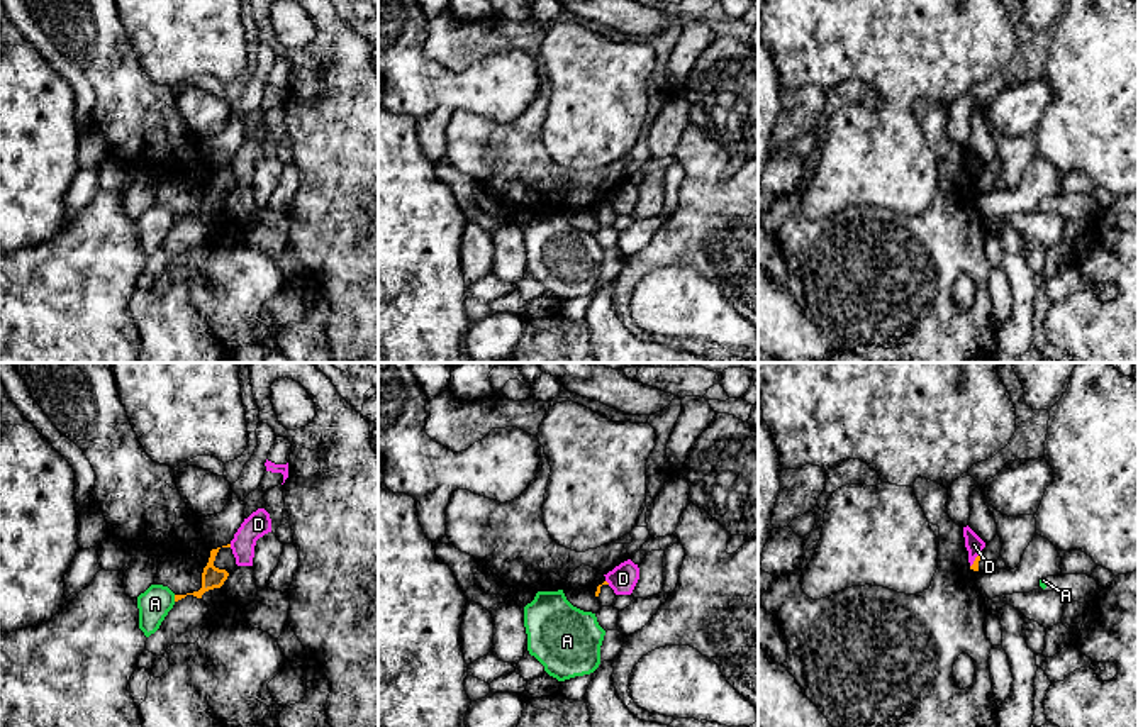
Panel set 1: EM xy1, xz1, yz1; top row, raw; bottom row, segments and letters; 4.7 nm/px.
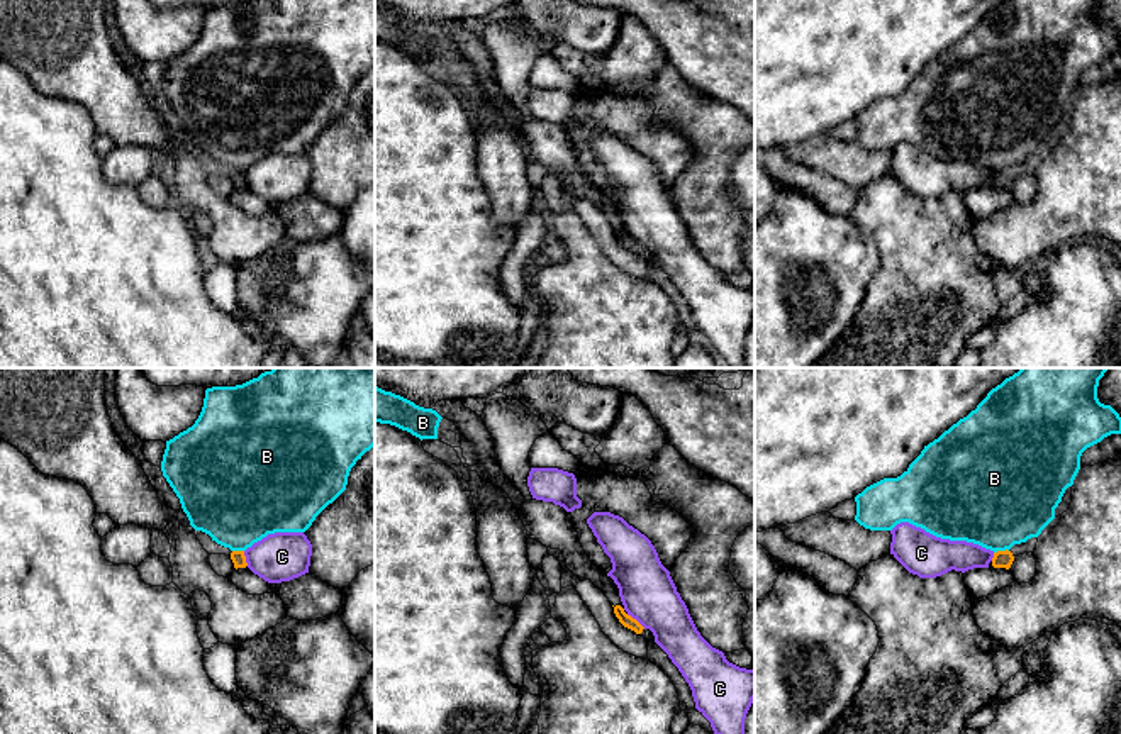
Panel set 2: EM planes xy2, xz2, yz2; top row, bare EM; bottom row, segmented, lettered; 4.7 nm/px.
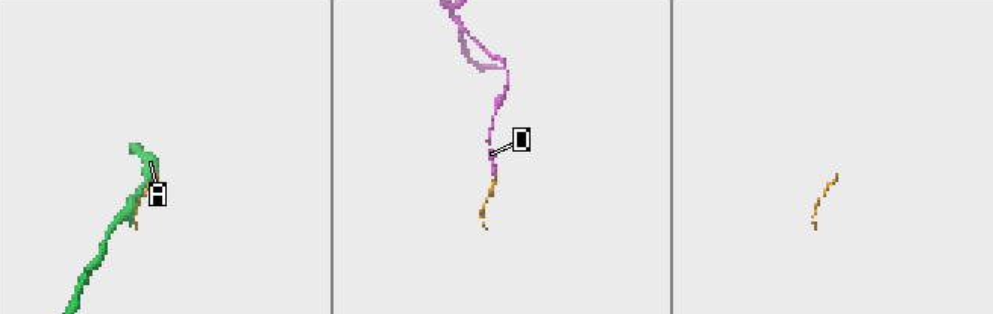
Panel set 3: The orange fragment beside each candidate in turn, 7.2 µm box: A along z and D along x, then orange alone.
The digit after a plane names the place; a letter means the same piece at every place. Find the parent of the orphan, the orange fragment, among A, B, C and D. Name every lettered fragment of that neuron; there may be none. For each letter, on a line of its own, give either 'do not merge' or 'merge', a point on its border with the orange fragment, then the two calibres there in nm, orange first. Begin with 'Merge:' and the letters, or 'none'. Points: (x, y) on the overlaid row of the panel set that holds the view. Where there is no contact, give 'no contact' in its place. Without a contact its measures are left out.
Merge: none
A: do not merge; meets orange in xy1 at (175, 599); 100 nm thick on the orange side, 150 nm on the other
B: do not merge; meets orange in yz2 at (1001, 551); 80 nm thick on the orange side, 460 nm on the other
C: do not merge; meets orange in xz2 at (635, 619); 60 nm thick on the orange side, 260 nm on the other
D: do not merge; meets orange in yz1 at (976, 560); 40 nm thick on the orange side, 90 nm on the other

